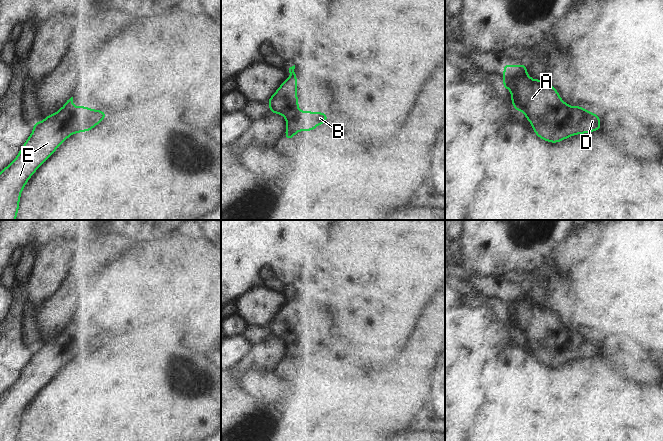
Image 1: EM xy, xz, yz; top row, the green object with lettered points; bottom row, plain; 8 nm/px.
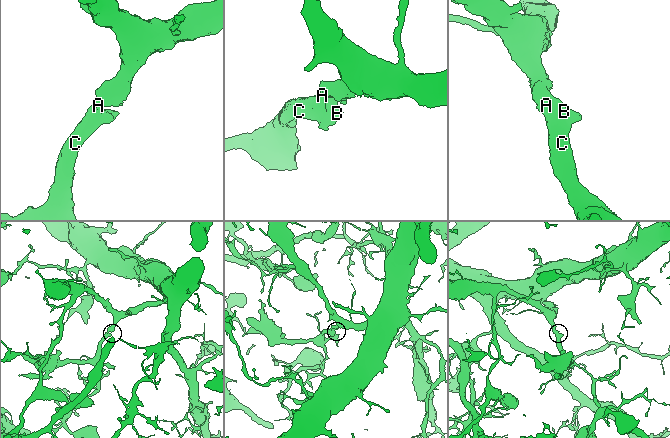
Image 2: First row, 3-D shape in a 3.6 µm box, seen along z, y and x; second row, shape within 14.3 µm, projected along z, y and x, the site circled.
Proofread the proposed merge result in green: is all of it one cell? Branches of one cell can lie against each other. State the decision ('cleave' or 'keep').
keep

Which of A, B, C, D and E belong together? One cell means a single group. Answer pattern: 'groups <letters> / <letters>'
groups A B C D E

